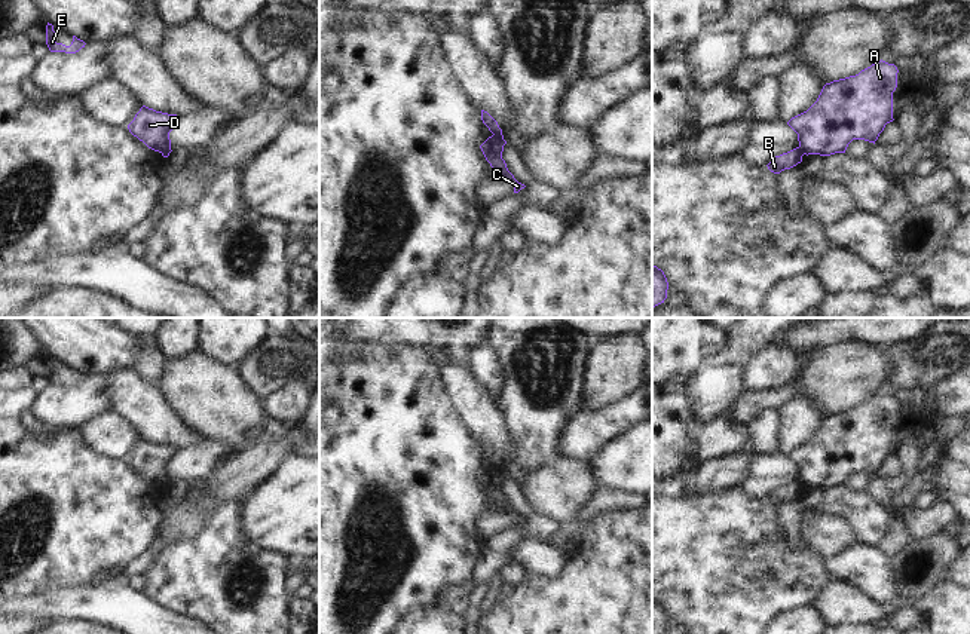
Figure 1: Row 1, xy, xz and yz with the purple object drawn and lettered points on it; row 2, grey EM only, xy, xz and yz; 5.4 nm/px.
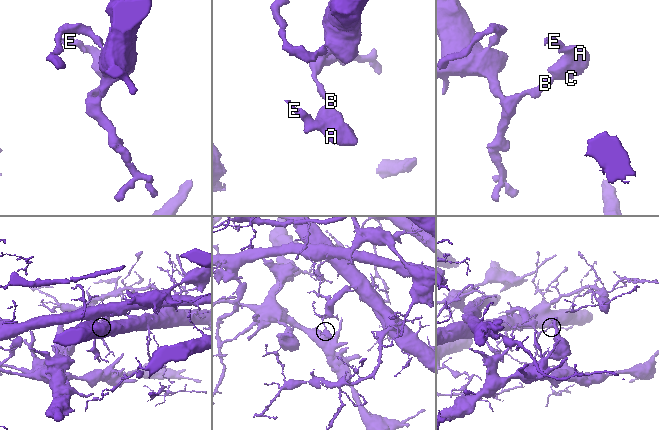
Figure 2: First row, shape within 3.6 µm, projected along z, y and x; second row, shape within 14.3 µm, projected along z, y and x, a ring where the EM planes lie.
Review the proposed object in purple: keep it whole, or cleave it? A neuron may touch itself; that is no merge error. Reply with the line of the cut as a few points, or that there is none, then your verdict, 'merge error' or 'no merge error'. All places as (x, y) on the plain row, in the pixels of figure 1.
cut in xz along (493, 466), (501, 468); merge error

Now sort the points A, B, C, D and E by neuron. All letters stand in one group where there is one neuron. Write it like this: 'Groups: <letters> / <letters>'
Groups: A C D E / B

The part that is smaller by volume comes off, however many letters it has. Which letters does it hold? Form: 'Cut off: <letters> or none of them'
Cut off: A, C, D, E

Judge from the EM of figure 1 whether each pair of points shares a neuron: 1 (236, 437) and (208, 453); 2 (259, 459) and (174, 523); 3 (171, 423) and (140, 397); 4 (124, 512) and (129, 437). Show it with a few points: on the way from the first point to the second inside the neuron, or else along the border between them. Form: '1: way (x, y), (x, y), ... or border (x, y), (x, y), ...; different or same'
1: border (204, 437), (225, 441), (232, 452); different
2: way (238, 477), (195, 517); same
3: way (164, 420), (147, 404); same
4: border (92, 449), (127, 459); different

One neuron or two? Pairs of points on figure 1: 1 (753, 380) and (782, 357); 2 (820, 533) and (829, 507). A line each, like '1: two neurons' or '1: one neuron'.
1: one neuron
2: two neurons

